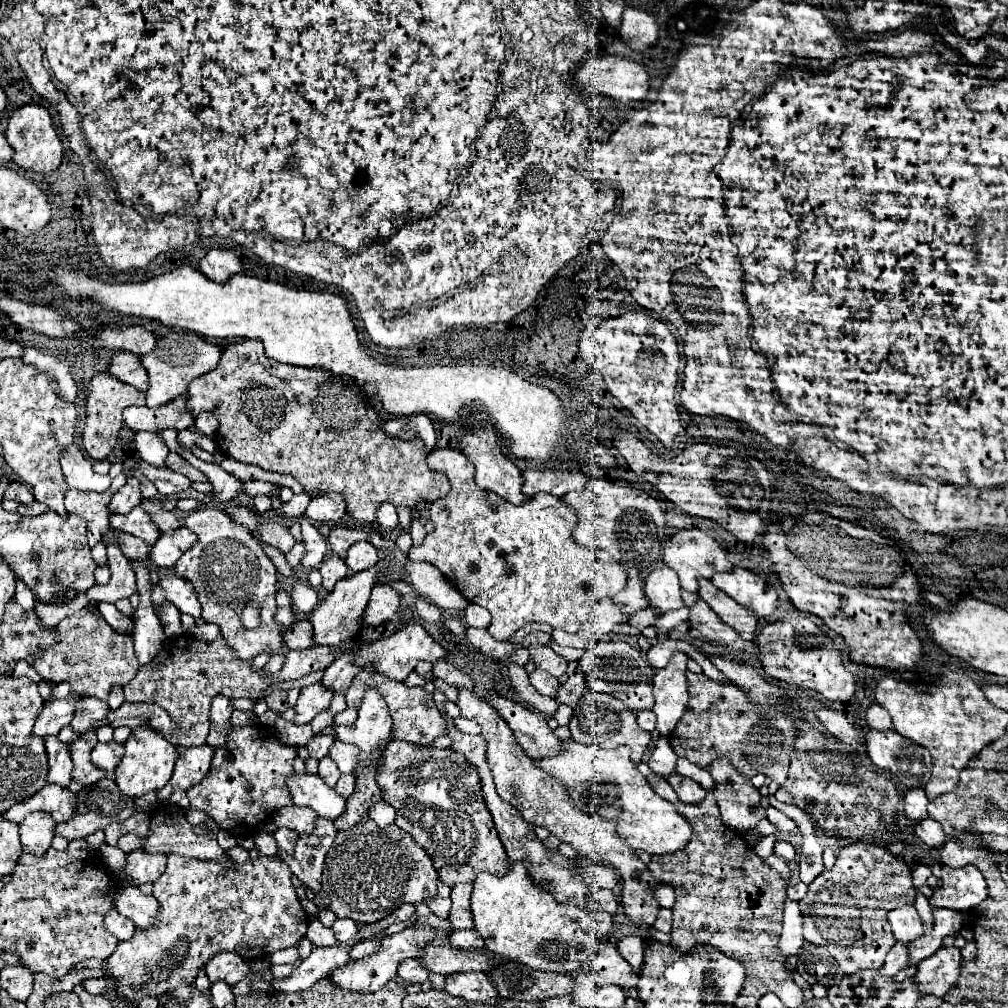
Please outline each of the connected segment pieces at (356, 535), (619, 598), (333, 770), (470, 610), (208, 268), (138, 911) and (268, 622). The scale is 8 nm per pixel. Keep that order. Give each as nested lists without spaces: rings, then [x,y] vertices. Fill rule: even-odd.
[[[333,527],[329,533],[329,545],[335,555],[345,559],[349,547],[357,541],[367,541],[369,535],[363,529],[351,529],[351,527]]]
[[[635,571],[629,573],[625,589],[613,597],[613,603],[621,605],[623,613],[627,613],[627,615],[647,607],[647,599],[645,599],[645,593],[641,587],[641,579],[639,579],[639,575],[635,575]]]
[[[325,757],[319,761],[319,773],[321,773],[321,779],[329,785],[329,787],[335,787],[339,777],[341,777],[341,771],[337,769],[335,761],[331,757]]]
[[[469,603],[469,607],[463,611],[463,617],[469,627],[477,627],[477,629],[487,629],[491,623],[489,611],[479,605],[473,605],[473,603]]]
[[[213,249],[201,259],[201,273],[215,283],[227,283],[231,275],[243,273],[243,263],[227,249]]]
[[[121,885],[115,895],[115,909],[119,911],[119,915],[131,919],[139,929],[145,929],[153,923],[159,905],[153,895],[143,895],[139,887]]]
[[[213,507],[195,509],[185,519],[185,527],[191,529],[199,539],[175,563],[175,573],[195,587],[197,599],[201,603],[201,619],[205,623],[219,625],[227,647],[239,659],[253,659],[259,653],[279,653],[283,639],[279,625],[273,621],[277,611],[277,571],[259,545],[257,537],[253,537],[243,525],[235,523],[225,511]],[[247,605],[257,605],[263,609],[255,629],[245,629],[241,623],[241,613]]]

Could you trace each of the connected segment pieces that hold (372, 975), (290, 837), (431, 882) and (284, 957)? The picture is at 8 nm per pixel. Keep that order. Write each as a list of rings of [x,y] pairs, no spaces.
[[[415,927],[415,929],[405,929],[401,933],[395,935],[387,935],[381,941],[381,947],[377,953],[373,955],[365,955],[361,959],[353,959],[349,967],[337,967],[329,973],[329,979],[335,985],[341,985],[343,991],[357,991],[357,993],[375,993],[379,991],[387,981],[391,981],[397,973],[397,963],[409,959],[409,957],[419,957],[423,947],[429,945],[435,937],[441,937],[441,933],[437,933],[433,927]]]
[[[279,827],[275,831],[275,841],[277,841],[277,847],[281,851],[285,851],[287,855],[293,855],[293,849],[295,849],[295,841],[297,841],[297,833],[291,831],[291,829],[285,829],[285,827]]]
[[[365,821],[355,825],[351,831],[339,833],[335,837],[333,847],[329,849],[325,857],[325,871],[323,871],[323,891],[331,899],[331,911],[337,917],[349,917],[355,923],[375,923],[387,915],[391,915],[397,907],[403,903],[425,903],[433,897],[437,897],[437,871],[433,867],[431,857],[413,841],[413,837],[399,829],[397,825],[391,825],[387,829],[379,829],[375,821]]]
[[[289,947],[289,949],[275,951],[273,955],[269,955],[269,961],[271,961],[271,965],[279,965],[279,963],[289,963],[289,965],[295,965],[295,963],[299,961],[297,947]]]

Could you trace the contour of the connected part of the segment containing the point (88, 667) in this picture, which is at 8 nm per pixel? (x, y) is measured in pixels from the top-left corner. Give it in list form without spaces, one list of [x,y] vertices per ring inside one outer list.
[[[77,611],[59,621],[57,631],[59,643],[35,655],[33,667],[41,677],[47,677],[55,683],[67,681],[81,697],[97,697],[107,701],[111,687],[127,685],[141,669],[133,649],[133,637],[111,629],[99,611]]]

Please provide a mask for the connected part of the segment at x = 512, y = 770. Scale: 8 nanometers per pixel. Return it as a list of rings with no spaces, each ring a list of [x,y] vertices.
[[[459,689],[457,707],[461,709],[461,717],[467,717],[481,727],[481,737],[487,741],[487,763],[491,767],[491,775],[493,775],[493,781],[495,781],[495,787],[497,787],[497,793],[501,795],[501,799],[511,803],[521,813],[521,817],[525,821],[529,821],[531,825],[541,825],[541,827],[549,829],[561,841],[573,845],[579,853],[593,857],[593,859],[597,857],[597,859],[607,861],[613,867],[617,867],[617,871],[621,875],[621,883],[623,883],[621,905],[623,905],[625,917],[633,925],[653,925],[655,915],[659,911],[659,903],[653,897],[653,889],[661,883],[651,875],[651,871],[645,865],[639,865],[639,857],[633,855],[633,849],[617,837],[617,833],[615,833],[617,823],[601,821],[595,815],[577,811],[573,807],[573,801],[569,799],[565,787],[561,783],[557,783],[553,775],[549,775],[533,765],[533,761],[515,743],[515,737],[513,737],[509,725],[505,725],[503,719],[499,717],[499,713],[493,707],[489,707],[483,699],[479,699],[473,691]]]

